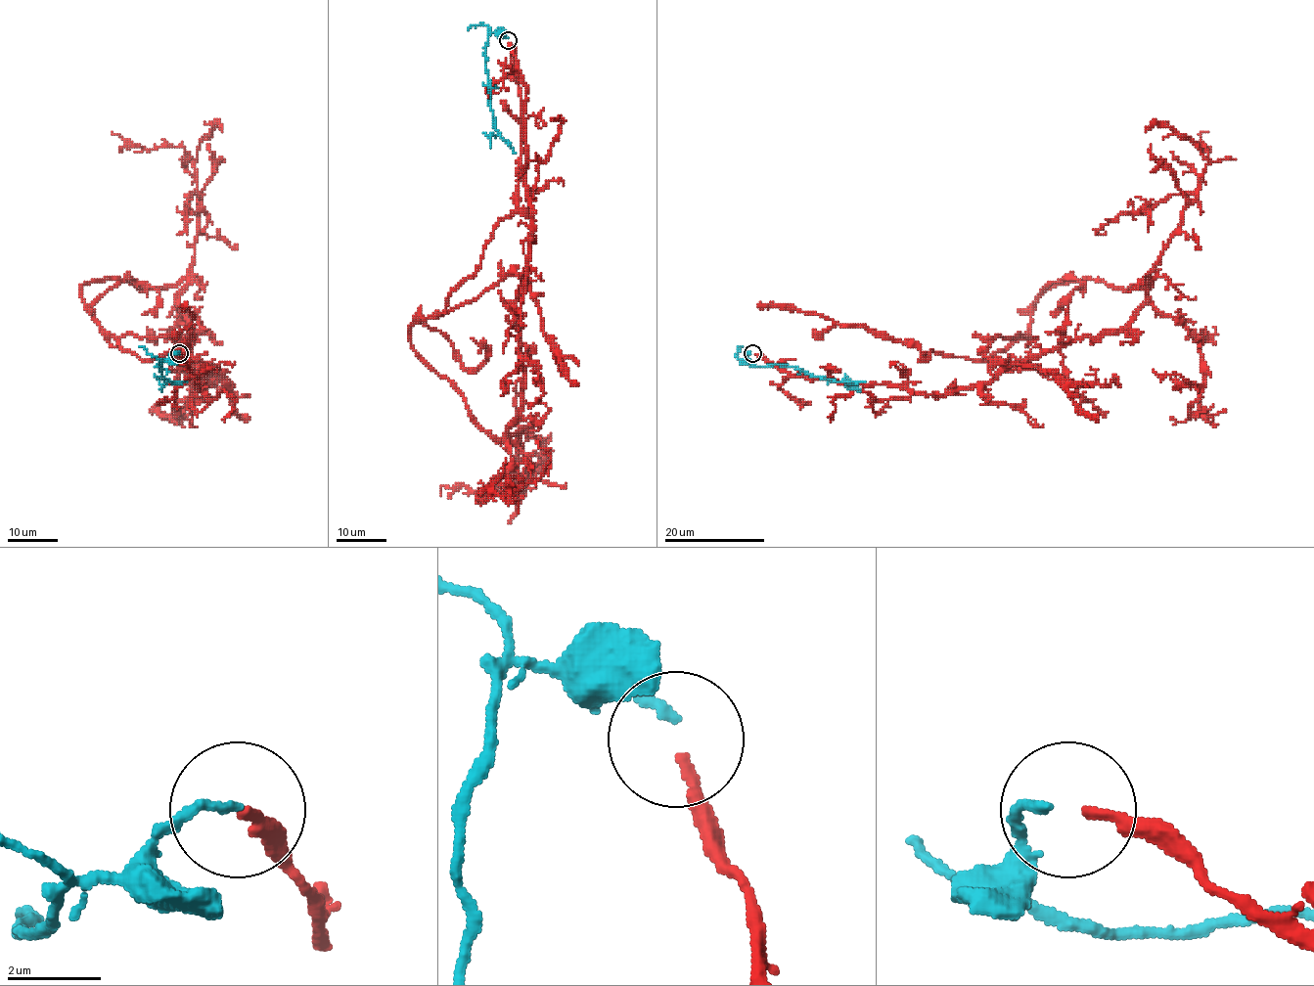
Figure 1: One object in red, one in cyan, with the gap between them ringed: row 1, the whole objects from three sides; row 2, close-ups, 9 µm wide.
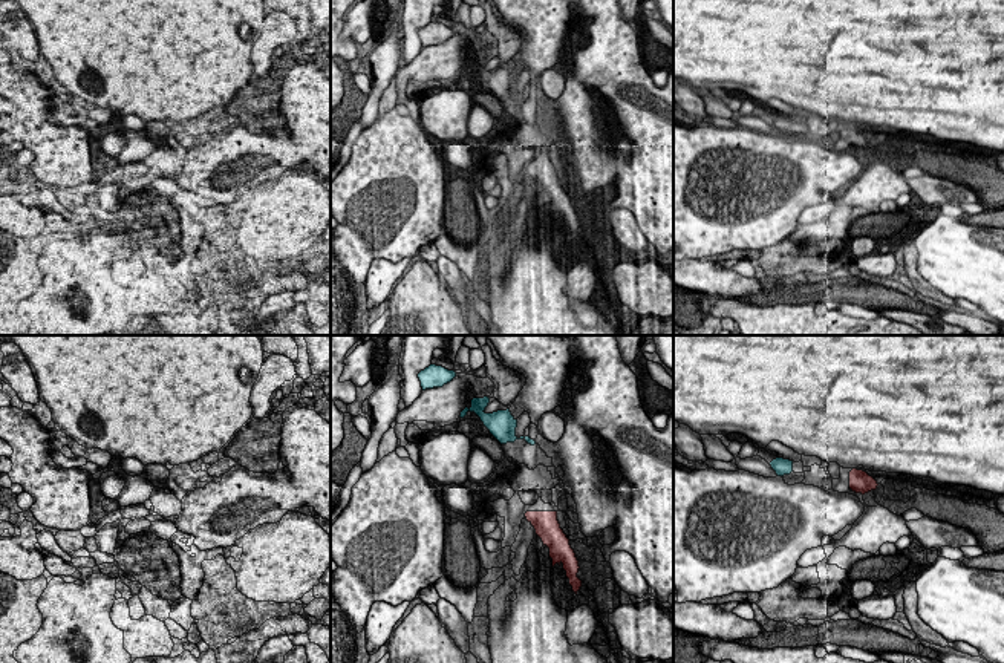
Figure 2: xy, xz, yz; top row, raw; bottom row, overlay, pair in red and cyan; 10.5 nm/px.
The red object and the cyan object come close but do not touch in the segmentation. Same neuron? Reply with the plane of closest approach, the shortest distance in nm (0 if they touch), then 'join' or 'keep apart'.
view yz; gap 600 nm; keep apart

